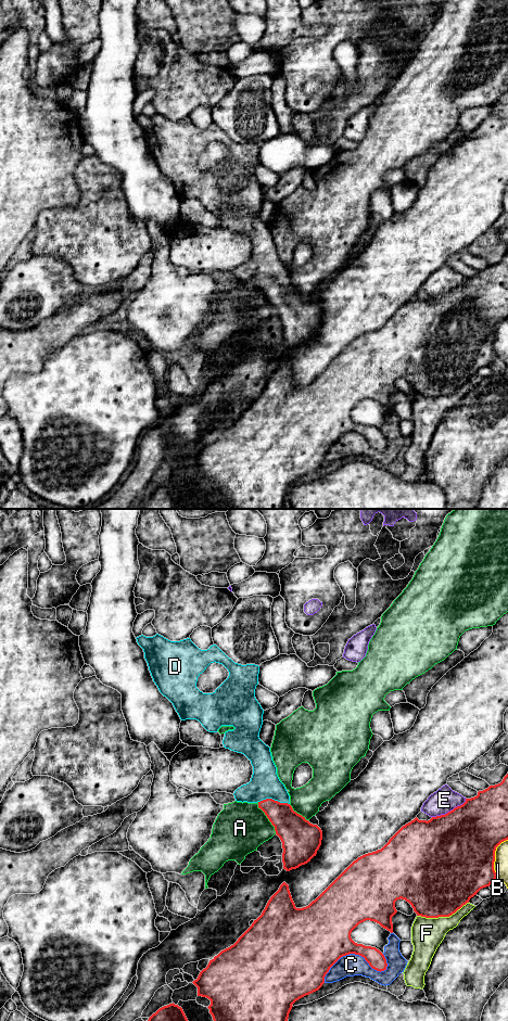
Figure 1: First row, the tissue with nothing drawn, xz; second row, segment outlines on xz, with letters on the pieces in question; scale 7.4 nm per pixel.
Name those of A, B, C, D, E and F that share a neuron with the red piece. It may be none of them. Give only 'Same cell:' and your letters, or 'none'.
Same cell: D

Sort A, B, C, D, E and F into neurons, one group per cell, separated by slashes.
A / B / C / D / E / F

